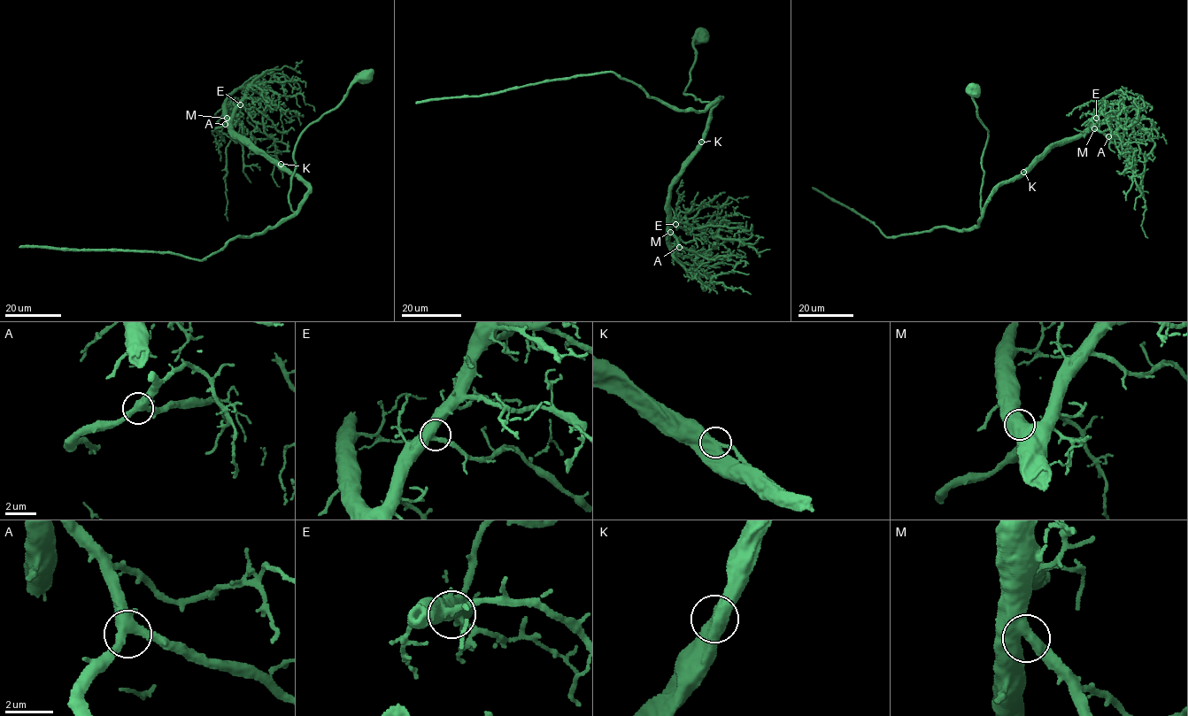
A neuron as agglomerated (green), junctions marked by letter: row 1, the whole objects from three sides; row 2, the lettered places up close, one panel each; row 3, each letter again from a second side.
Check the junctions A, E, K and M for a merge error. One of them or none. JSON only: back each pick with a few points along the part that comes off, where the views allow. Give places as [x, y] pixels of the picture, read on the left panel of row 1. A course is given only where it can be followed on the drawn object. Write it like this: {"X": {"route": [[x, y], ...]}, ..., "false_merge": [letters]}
{"false_merge": []}

